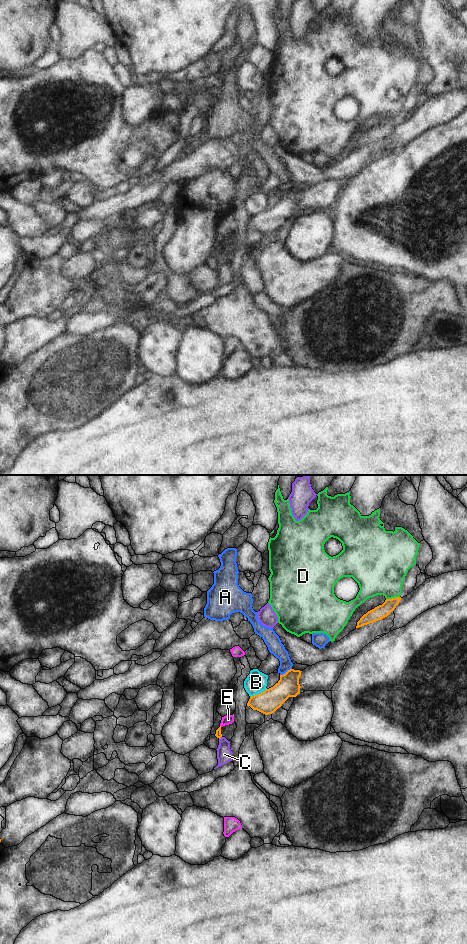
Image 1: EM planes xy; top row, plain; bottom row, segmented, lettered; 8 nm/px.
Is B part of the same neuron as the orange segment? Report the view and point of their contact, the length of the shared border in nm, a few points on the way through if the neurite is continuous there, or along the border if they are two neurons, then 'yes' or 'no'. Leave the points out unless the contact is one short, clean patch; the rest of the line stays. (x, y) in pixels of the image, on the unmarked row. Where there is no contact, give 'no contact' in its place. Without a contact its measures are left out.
meets orange in xy at (259, 213); contact 150 nm long; border along xy (266, 208), (250, 217); no

